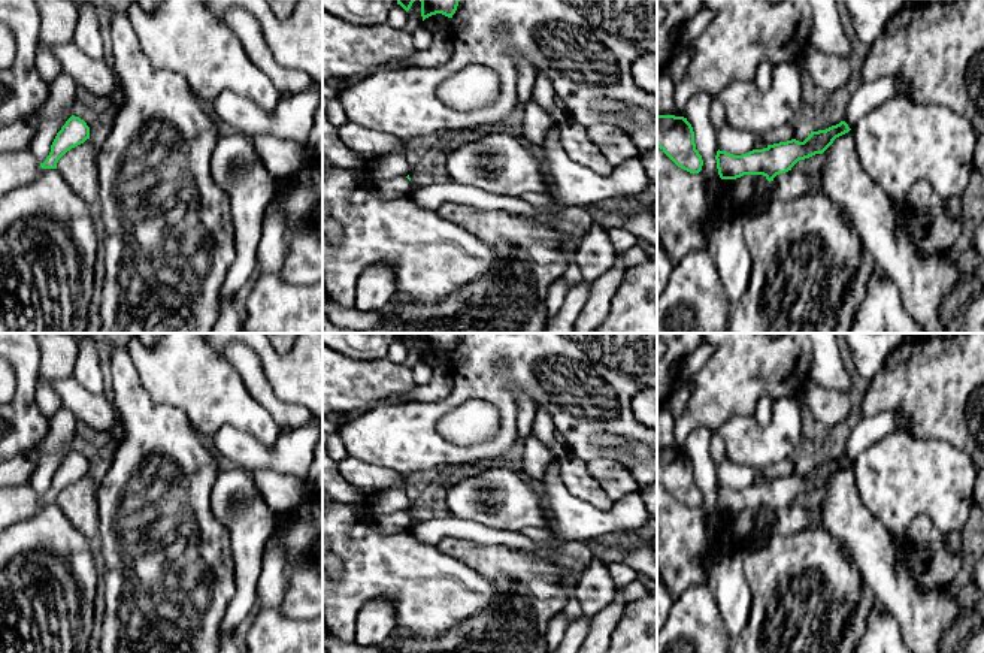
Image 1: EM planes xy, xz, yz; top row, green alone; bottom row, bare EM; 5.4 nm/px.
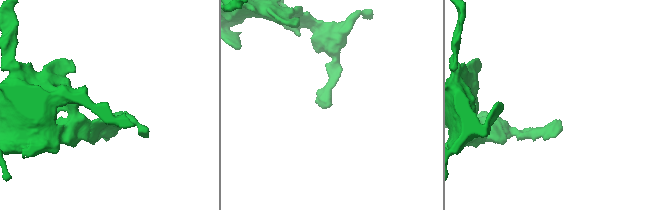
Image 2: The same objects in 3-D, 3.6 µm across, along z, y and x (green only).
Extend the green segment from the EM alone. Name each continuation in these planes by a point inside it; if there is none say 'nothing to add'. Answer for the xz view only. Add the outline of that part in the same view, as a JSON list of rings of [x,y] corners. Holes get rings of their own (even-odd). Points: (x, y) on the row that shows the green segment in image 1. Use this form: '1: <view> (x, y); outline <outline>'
nothing to add

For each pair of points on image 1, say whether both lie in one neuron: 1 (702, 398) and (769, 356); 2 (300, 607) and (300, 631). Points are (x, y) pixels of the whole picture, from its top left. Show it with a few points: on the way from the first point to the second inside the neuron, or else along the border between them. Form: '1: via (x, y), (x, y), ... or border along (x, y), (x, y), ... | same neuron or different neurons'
1: via (718, 392), (753, 359) | same neuron
2: border along (281, 605), (281, 610), (288, 617), (306, 620) | different neurons

